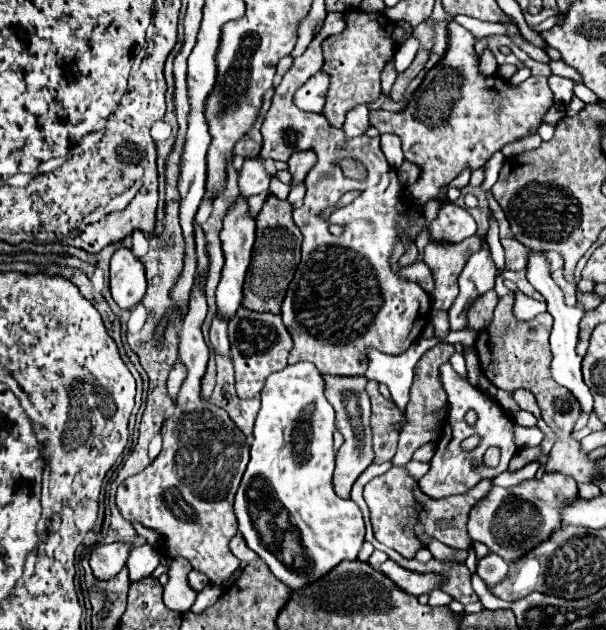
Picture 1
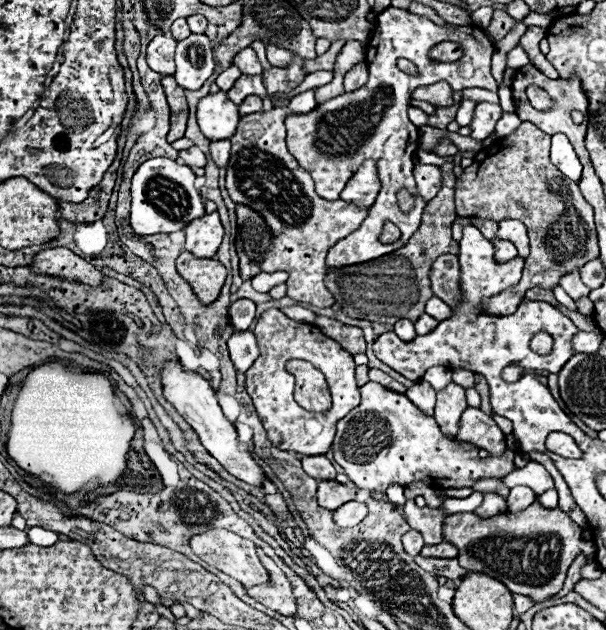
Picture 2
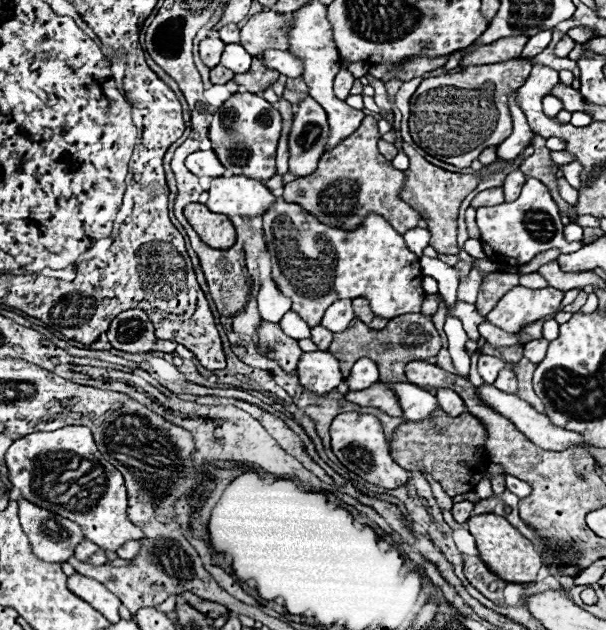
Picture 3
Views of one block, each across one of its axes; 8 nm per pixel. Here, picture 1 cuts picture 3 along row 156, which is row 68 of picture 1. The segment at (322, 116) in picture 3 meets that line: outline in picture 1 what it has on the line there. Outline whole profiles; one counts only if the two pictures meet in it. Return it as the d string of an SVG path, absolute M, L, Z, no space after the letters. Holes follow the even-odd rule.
M328 14L320 34L310 42L308 50L300 58L294 58L290 70L276 88L272 106L262 124L264 144L260 158L286 162L300 150L314 150L318 154L318 162L304 180L304 206L294 210L294 222L300 228L304 242L302 260L282 304L282 320L294 338L288 364L308 360L320 370L320 374L364 376L368 368L368 346L374 346L384 354L400 354L422 334L422 326L426 326L430 318L430 294L420 284L398 276L390 268L388 258L392 256L394 242L398 238L402 238L402 242L416 240L416 236L426 228L432 242L458 244L476 234L476 222L466 208L456 204L444 204L436 220L426 220L422 216L412 222L412 206L406 200L404 184L398 180L396 170L386 162L378 136L364 134L358 138L346 138L344 130L330 126L322 114L296 108L292 102L294 86L304 86L322 68L322 40L340 34L344 26L342 14ZM348 156L364 162L368 170L366 182L346 178L336 166L338 160ZM352 190L358 196L346 206L336 206L336 200ZM326 208L330 208L332 214L322 218L320 214ZM330 224L344 226L344 232L340 236L332 236L328 232ZM398 226L404 228L402 234L396 230ZM360 320L368 320L362 332Z

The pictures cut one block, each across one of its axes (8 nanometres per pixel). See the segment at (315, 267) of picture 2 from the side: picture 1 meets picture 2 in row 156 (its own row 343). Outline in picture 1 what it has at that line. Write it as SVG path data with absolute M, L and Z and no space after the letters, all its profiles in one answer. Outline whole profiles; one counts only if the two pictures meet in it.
M238 308L238 312L230 318L228 336L230 336L230 356L236 372L236 394L240 398L256 398L264 388L266 378L272 372L286 368L286 358L292 348L292 336L282 324L280 316L260 314L246 308Z

